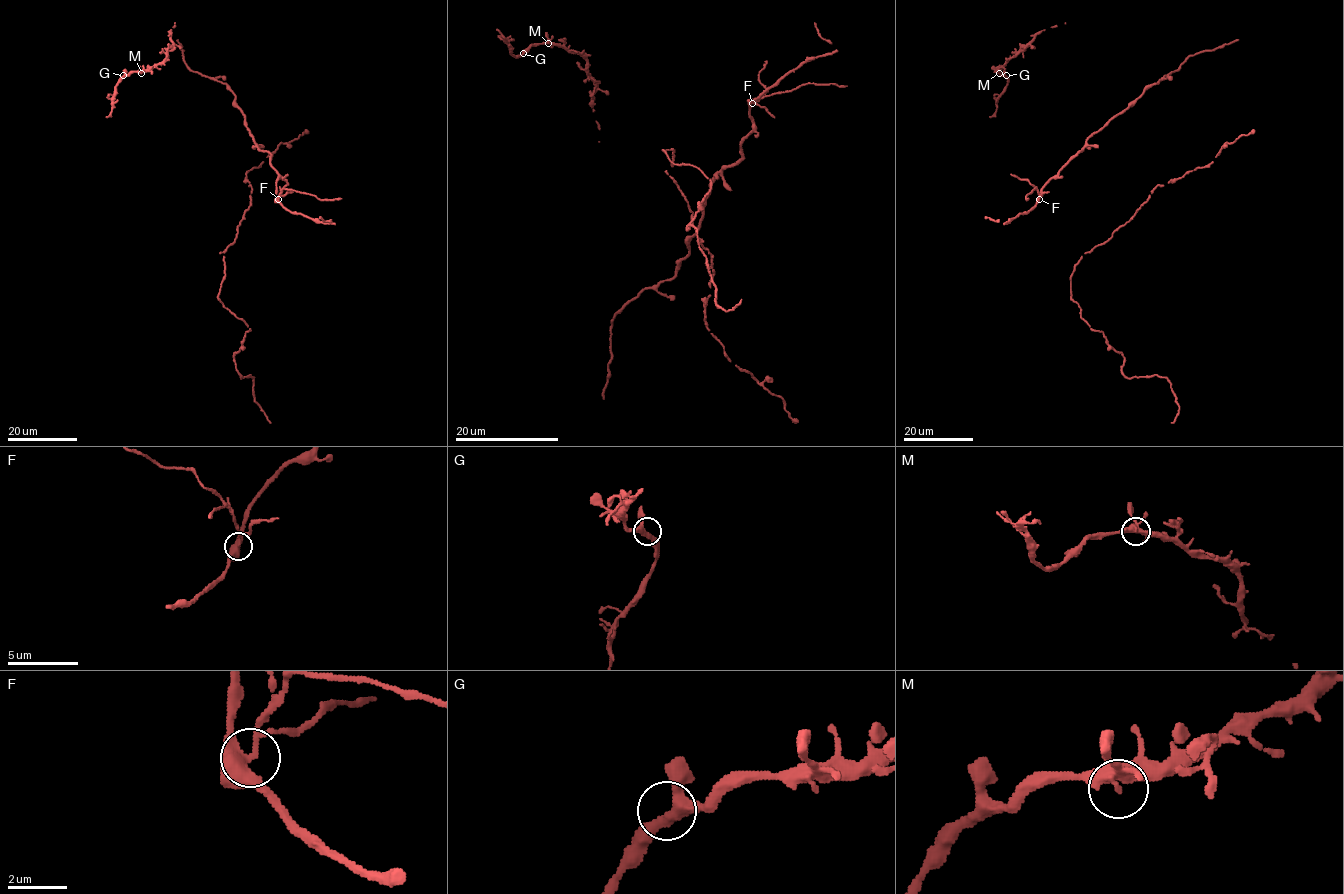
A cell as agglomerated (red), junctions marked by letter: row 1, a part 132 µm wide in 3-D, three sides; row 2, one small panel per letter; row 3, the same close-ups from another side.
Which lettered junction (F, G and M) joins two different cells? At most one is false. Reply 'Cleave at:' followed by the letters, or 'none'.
Cleave at: F

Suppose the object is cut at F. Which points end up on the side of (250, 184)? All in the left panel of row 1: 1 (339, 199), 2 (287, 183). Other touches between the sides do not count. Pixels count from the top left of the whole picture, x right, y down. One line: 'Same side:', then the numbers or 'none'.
Same side: none

